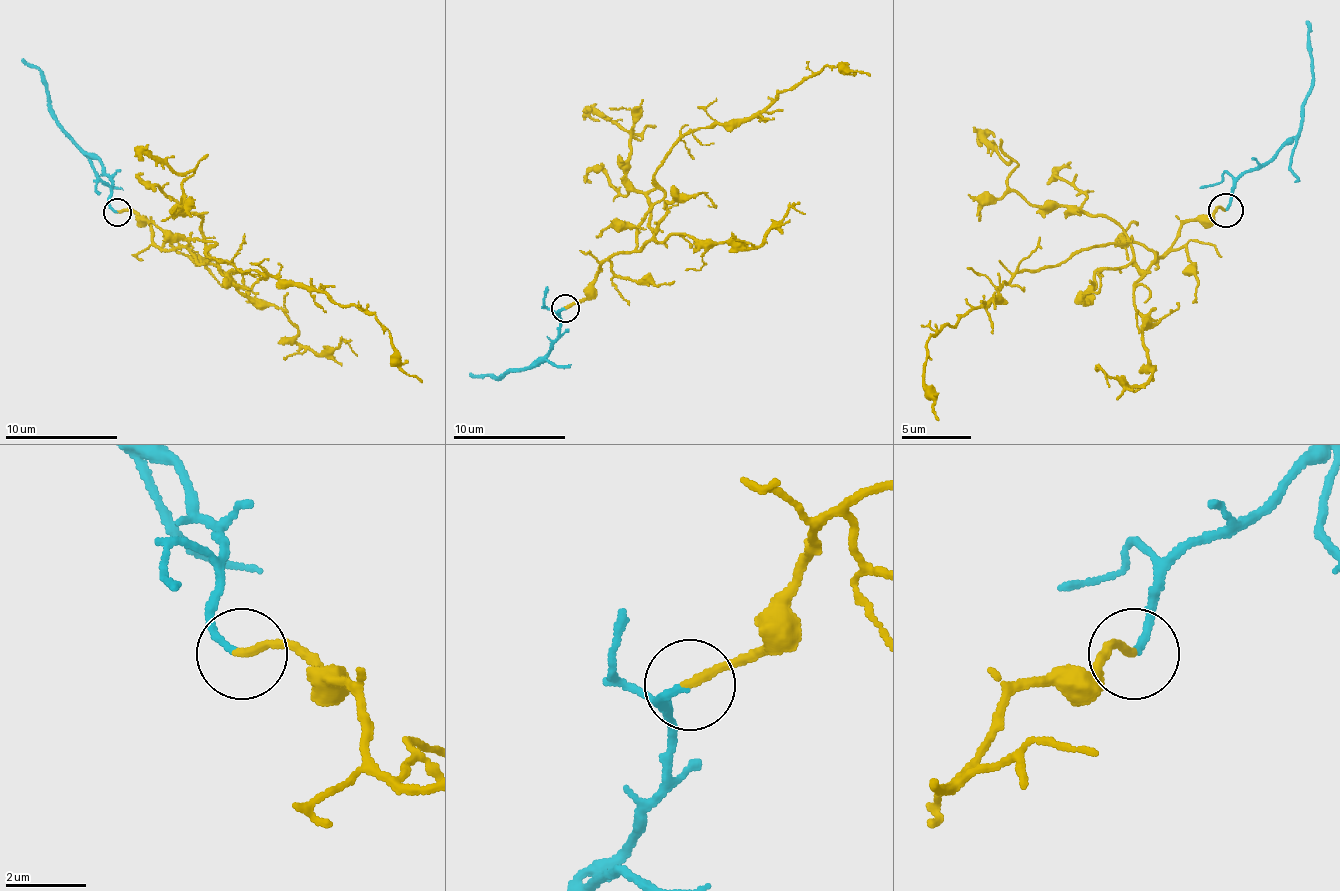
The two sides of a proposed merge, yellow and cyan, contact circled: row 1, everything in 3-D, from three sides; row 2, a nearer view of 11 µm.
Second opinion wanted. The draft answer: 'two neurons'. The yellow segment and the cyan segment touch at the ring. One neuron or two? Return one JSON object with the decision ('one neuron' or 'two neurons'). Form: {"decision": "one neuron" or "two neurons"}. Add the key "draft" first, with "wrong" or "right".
{"draft": "wrong", "decision": "one neuron"}

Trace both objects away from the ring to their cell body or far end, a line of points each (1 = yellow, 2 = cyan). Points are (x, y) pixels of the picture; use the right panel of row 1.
1: (1226, 211), (1191, 218), (1157, 256), (1122, 242), (1004, 281), (927, 343), (924, 392), (938, 420)
2: (1226, 211), (1233, 201), (1233, 187), (1275, 155), (1299, 131), (1303, 103), (1313, 86), (1306, 20)

